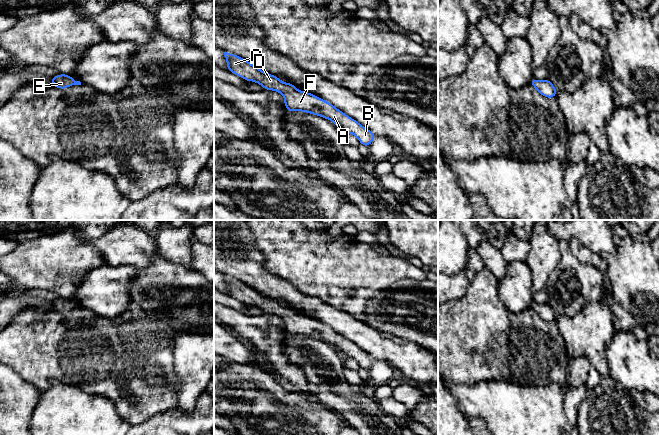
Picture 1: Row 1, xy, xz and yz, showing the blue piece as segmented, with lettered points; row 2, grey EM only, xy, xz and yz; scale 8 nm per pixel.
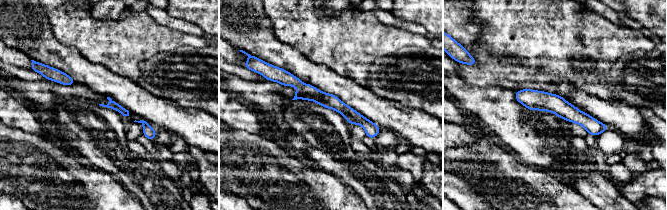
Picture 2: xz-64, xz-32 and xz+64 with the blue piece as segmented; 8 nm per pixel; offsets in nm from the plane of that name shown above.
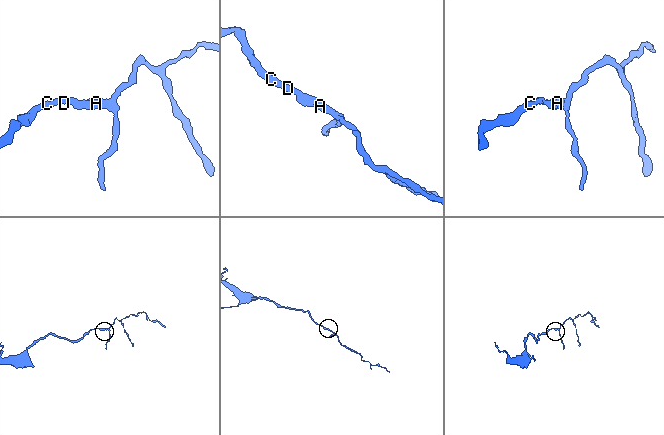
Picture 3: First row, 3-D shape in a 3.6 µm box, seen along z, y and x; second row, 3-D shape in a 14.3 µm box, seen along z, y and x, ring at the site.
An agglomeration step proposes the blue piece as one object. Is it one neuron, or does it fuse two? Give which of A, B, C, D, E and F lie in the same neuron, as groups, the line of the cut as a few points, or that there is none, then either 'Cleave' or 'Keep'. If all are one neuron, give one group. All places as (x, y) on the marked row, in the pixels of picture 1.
Groups: A B C D E F. No split. Keep

